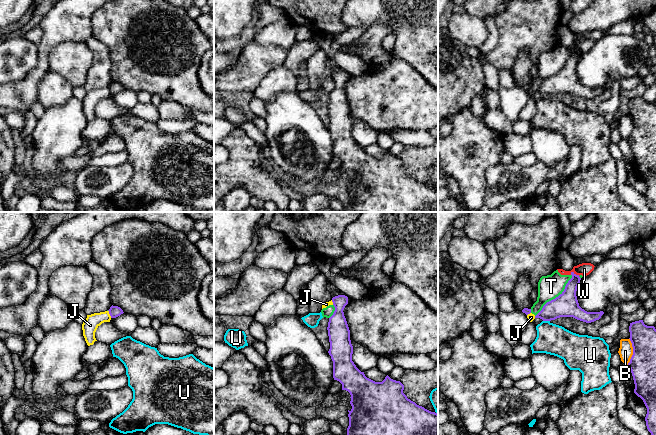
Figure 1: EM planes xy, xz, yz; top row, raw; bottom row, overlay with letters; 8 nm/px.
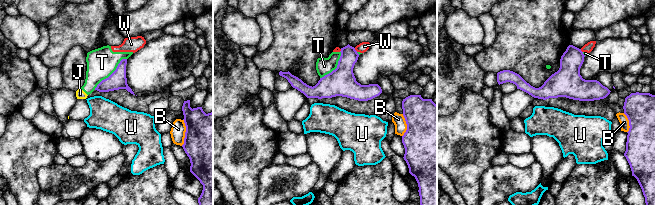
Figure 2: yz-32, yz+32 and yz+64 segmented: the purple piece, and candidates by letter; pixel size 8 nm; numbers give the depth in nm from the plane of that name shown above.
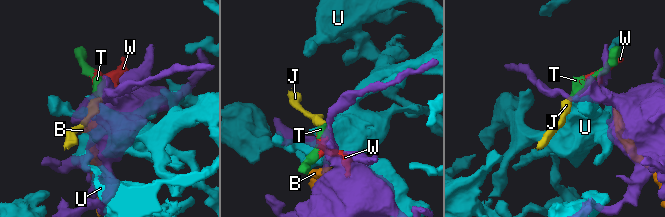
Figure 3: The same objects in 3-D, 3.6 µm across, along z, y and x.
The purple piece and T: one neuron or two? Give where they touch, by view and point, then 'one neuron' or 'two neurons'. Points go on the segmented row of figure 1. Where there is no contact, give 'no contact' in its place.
contact yz (556, 297); two neurons

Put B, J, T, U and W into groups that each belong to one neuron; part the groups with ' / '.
B / J T W / U

